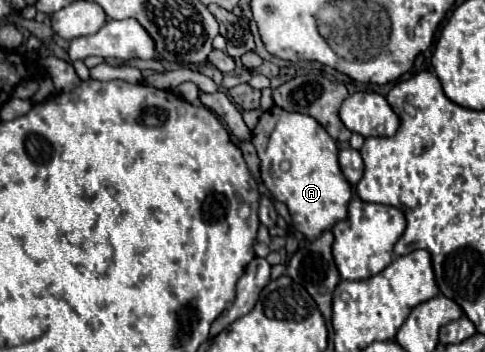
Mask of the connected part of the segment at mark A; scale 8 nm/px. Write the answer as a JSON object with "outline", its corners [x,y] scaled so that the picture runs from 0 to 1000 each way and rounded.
{"outline":[[[563,301],[542,318],[538,352],[522,364],[522,409],[534,420],[538,506],[567,568],[596,591],[604,642],[633,676],[654,676],[666,653],[678,653],[695,625],[715,619],[715,585],[724,574],[724,528],[707,506],[695,443],[691,398],[633,324],[600,324]]]}

